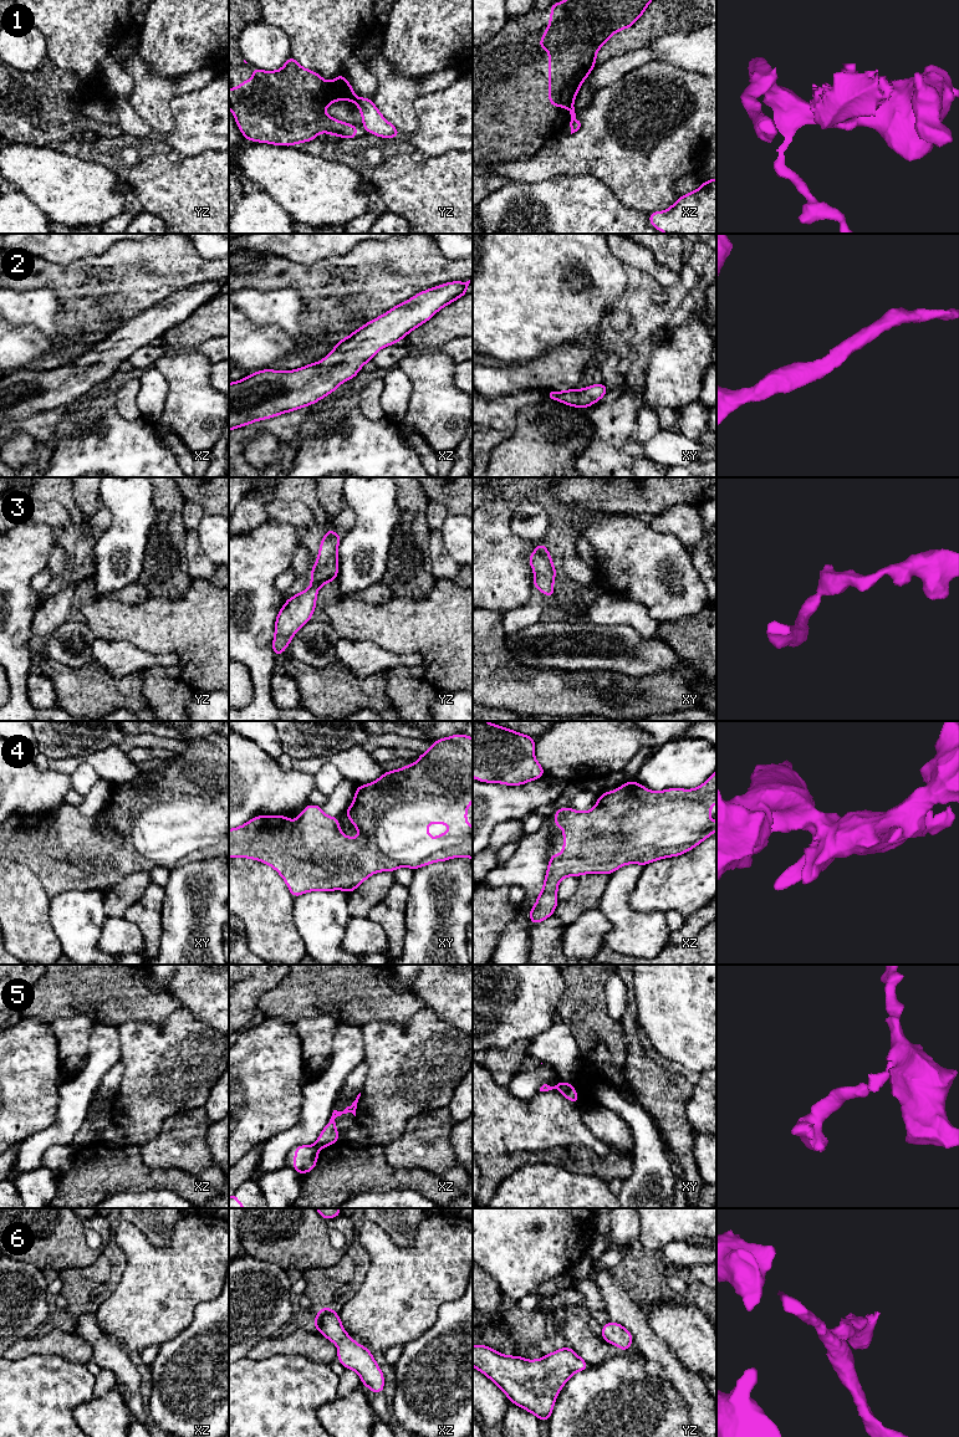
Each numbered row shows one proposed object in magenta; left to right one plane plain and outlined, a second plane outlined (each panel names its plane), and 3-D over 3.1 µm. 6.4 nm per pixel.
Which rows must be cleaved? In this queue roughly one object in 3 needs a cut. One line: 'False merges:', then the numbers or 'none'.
False merges: 1, 5

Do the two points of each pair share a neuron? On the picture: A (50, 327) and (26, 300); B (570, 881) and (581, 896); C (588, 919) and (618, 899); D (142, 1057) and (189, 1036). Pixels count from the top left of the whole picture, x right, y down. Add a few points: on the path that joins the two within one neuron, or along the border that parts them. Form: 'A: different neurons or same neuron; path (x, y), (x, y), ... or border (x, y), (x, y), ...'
A: same neuron; path (45, 321), (32, 306)
B: different neurons; border (579, 878), (576, 890), (566, 899), (559, 901)
C: different neurons; border (596, 908), (610, 924), (610, 931), (605, 940)
D: same neuron; path (153, 1057), (168, 1057), (178, 1047)

